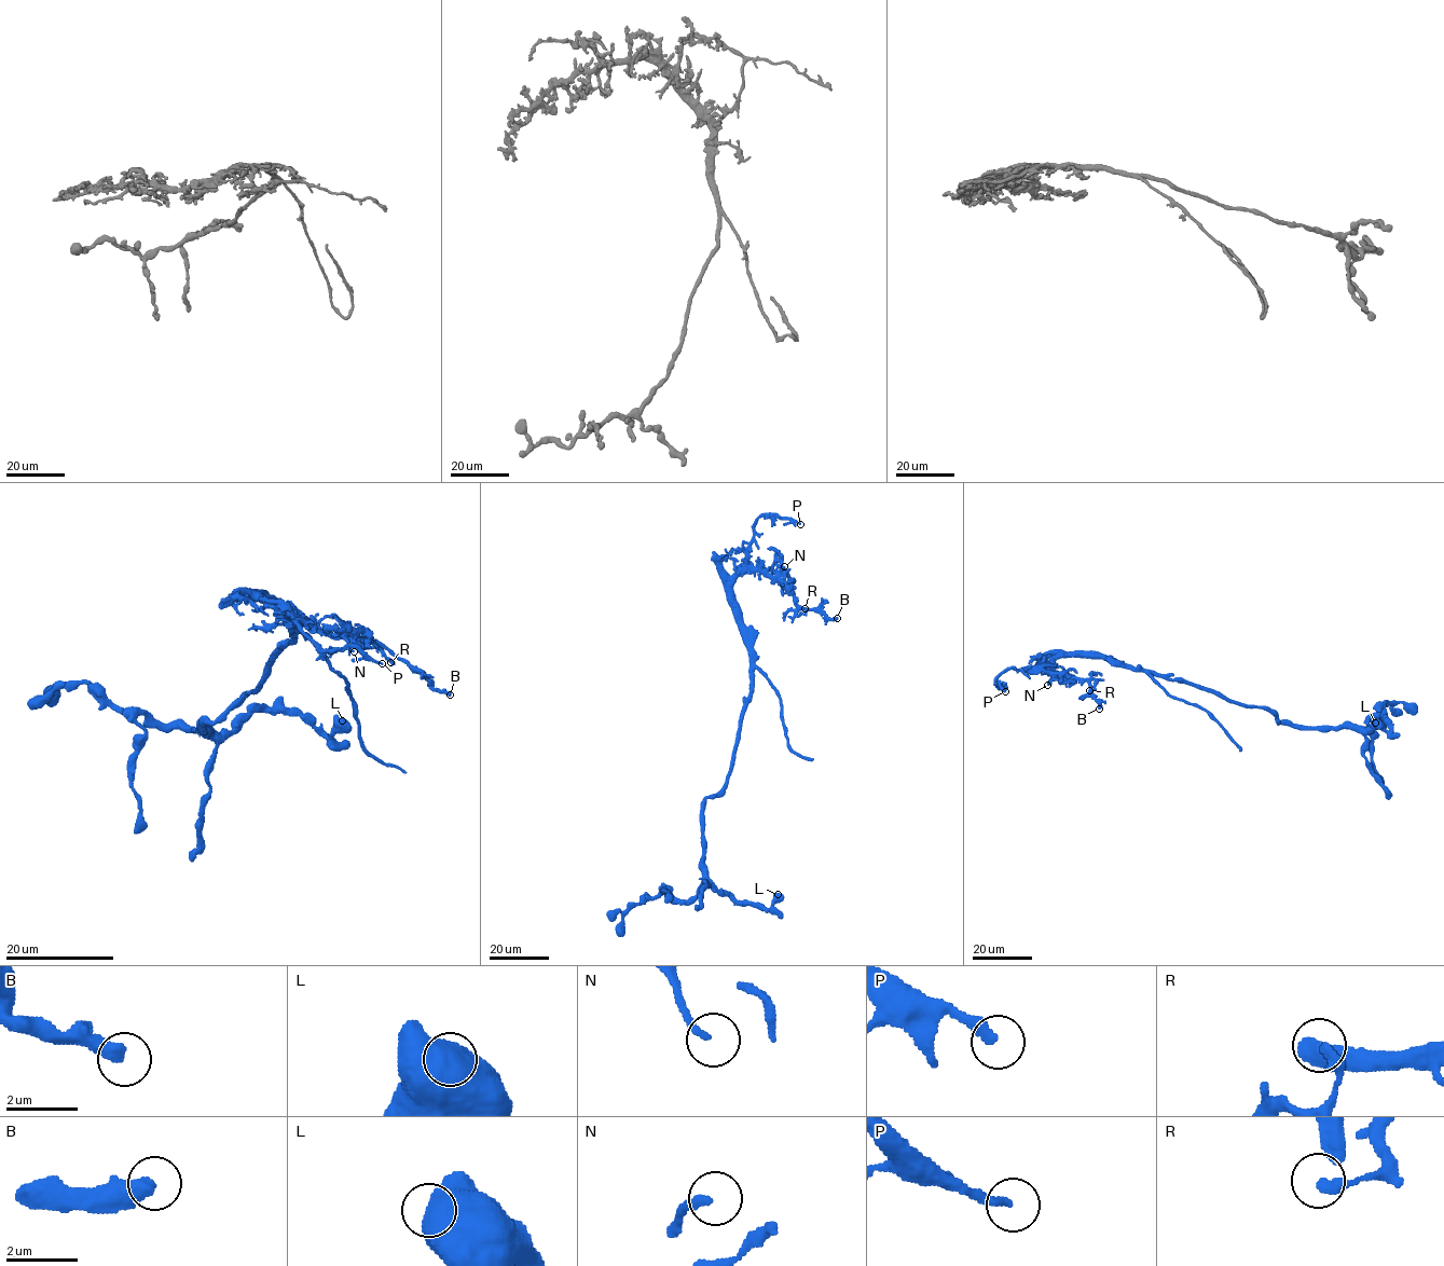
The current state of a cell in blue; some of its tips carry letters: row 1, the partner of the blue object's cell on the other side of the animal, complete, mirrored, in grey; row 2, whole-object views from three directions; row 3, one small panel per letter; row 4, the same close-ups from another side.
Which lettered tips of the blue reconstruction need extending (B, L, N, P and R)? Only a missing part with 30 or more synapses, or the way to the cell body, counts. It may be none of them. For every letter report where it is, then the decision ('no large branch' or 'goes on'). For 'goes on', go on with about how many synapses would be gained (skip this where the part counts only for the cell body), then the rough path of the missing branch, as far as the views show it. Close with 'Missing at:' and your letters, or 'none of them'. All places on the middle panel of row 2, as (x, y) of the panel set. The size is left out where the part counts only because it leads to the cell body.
B: (837, 618) | no large branch
L: (778, 894) | no large branch
N: (784, 566) | no large branch
P: (800, 524) | no large branch
R: (805, 608) | no large branch
Missing at: none of them

